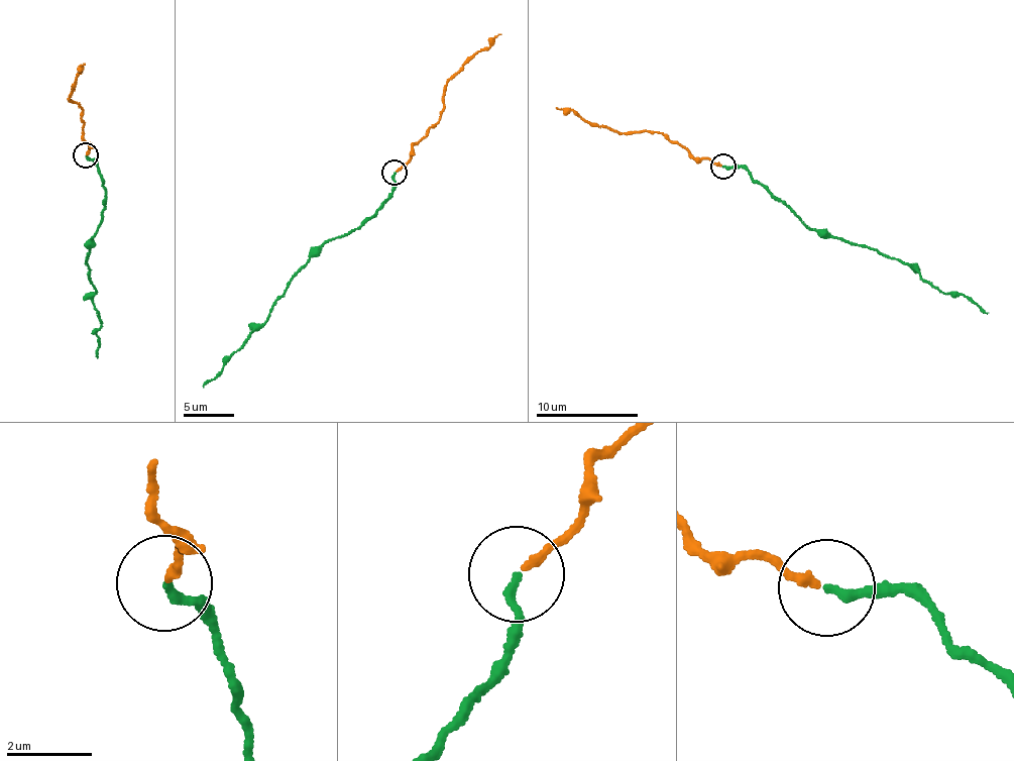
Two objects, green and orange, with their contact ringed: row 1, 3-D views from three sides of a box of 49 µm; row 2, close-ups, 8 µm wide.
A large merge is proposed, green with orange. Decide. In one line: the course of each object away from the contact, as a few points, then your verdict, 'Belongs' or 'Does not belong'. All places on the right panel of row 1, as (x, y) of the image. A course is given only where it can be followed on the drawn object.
Course of green: (723, 167), (746, 169), (771, 195), (812, 227), (901, 259), (934, 286), (955, 292), (987, 314). Course of orange: (720, 167), (699, 158), (659, 132), (626, 132), (594, 126), (556, 107). Belongs

